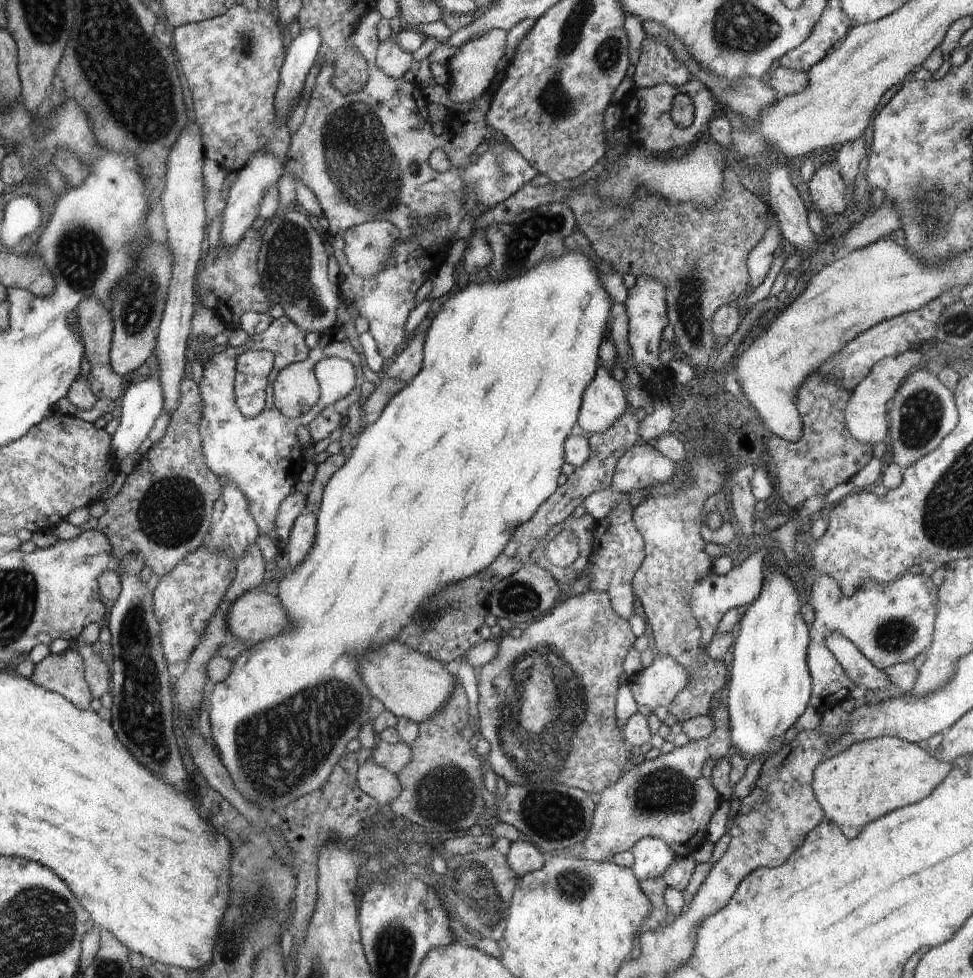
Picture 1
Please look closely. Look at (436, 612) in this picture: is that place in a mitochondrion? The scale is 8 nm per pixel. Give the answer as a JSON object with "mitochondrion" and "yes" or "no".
{"mitochondrion":"yes"}

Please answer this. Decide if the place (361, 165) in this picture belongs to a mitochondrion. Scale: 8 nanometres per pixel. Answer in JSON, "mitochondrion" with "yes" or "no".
{"mitochondrion":"yes"}

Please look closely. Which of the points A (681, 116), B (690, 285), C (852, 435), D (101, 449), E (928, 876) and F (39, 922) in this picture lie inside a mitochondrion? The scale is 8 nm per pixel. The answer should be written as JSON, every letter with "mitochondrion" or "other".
{"A":"mitochondrion","B":"mitochondrion","C":"other","D":"other","E":"other","F":"mitochondrion"}

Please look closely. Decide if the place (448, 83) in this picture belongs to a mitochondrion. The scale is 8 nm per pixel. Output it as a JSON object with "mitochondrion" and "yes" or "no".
{"mitochondrion":"no"}

